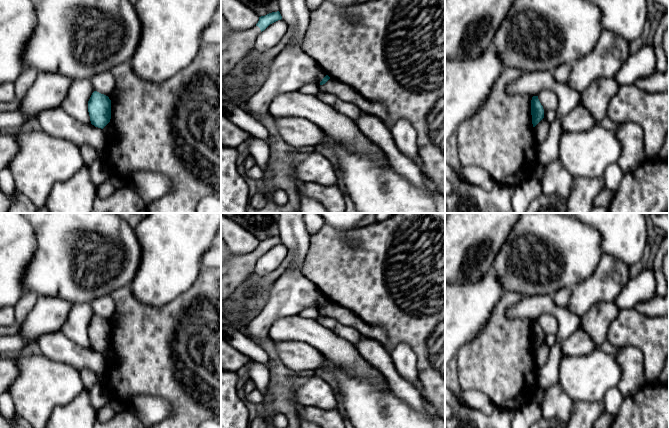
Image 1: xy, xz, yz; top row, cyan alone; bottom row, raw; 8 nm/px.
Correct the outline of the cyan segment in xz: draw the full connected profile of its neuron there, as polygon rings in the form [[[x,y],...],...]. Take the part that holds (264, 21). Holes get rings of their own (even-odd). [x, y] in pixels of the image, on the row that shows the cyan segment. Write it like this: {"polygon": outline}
{"polygon": [[[279,11],[269,13],[259,17],[258,23],[252,29],[233,31],[221,41],[221,77],[237,70],[243,58],[254,48],[257,36],[270,24],[281,19]]]}

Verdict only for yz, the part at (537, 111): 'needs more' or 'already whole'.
already whole

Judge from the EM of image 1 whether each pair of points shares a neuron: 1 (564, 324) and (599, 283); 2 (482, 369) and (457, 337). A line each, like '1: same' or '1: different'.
1: different
2: different

